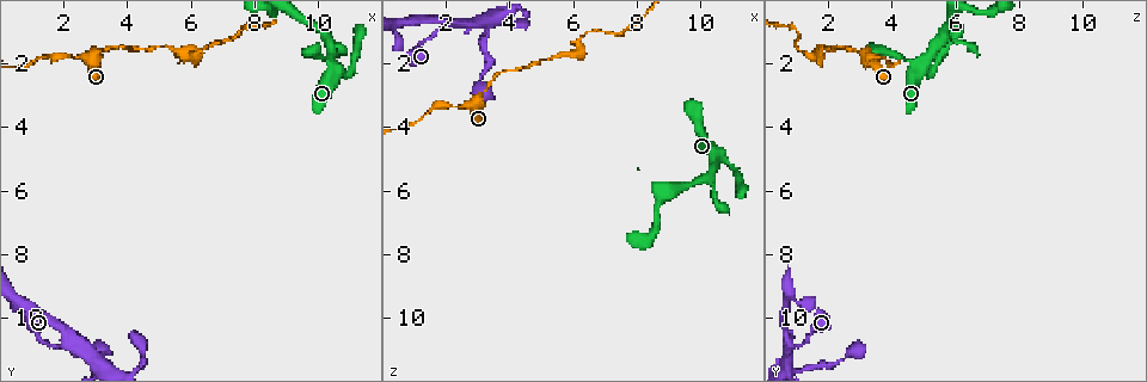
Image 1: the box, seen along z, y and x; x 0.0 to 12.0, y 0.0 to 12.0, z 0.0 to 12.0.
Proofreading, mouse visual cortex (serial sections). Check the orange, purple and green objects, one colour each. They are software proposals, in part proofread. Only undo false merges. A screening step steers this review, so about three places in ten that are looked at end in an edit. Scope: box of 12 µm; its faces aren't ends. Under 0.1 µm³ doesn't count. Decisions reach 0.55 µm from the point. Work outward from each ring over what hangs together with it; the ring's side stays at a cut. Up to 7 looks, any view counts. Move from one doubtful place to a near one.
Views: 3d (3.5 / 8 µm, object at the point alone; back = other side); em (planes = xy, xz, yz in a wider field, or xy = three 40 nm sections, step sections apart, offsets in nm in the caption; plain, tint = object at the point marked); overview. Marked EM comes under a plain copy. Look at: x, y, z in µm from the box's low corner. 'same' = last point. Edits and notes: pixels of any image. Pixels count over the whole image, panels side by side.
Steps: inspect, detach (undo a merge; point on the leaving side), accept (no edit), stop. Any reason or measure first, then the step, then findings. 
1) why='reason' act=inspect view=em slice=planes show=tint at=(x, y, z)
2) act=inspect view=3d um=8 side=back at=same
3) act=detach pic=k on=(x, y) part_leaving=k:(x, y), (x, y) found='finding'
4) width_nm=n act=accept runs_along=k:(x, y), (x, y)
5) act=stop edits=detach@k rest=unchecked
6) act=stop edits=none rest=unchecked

why='sharp bend' act=inspect view=3d um=3.5 at=(6.6, 1.4, 1.1)

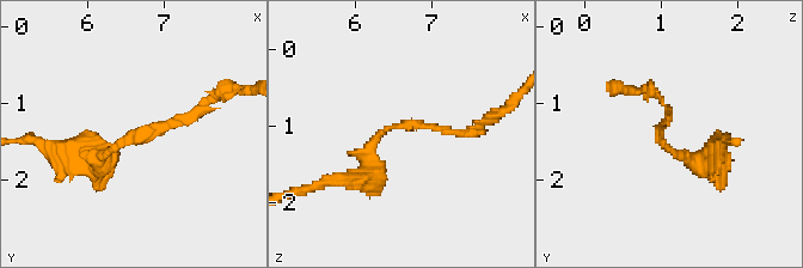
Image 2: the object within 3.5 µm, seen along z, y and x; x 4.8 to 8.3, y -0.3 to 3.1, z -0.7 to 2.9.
act=inspect view=em slice=xy step=5 show=tint at=(6.55, 1.50, 1.05)

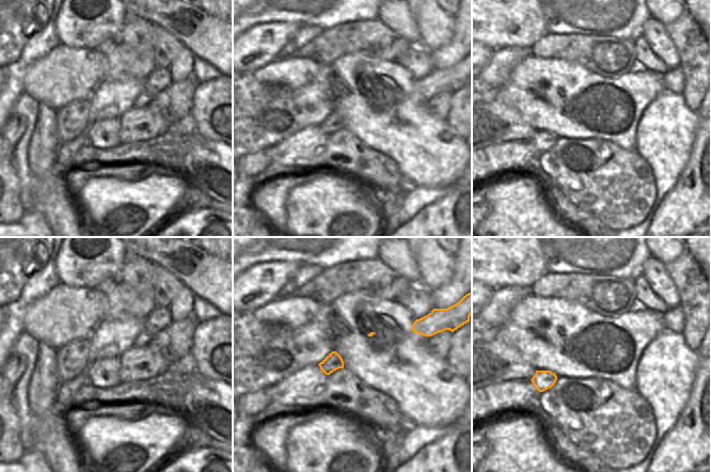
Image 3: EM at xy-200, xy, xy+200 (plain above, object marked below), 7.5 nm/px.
arm_widths_nm=100,300 act=accept runs_along=2:(357, 180), (372, 142), (393, 127), (467, 134) found='one cell here'

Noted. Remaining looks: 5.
act=inspect view=3d um=3.5 side=back at=(2.3, 1.8, 3.4)

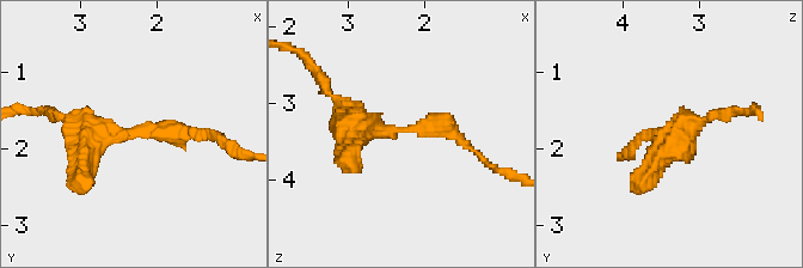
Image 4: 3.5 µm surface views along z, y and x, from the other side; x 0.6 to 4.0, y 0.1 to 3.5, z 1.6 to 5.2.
arm_widths_nm=200,300 act=inspect view=em slice=xy step=5 show=tint at=(2.30, 1.80, 3.30)

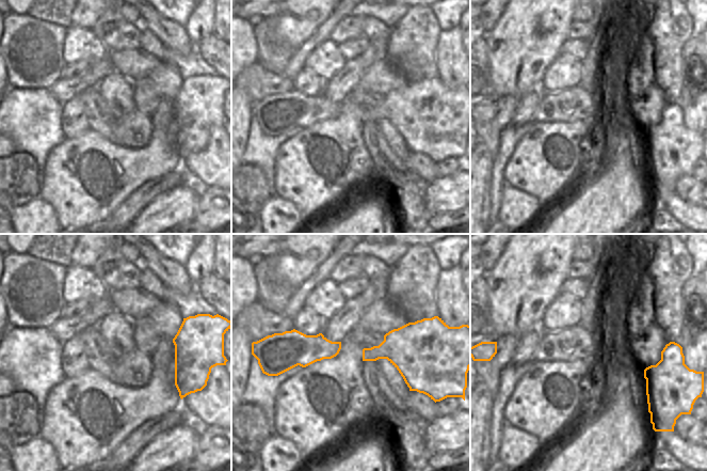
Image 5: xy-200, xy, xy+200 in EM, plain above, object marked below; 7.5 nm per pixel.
act=accept runs_along=4:(80, 163), (102, 134), (208, 129) found='one cell here'

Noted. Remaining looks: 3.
why='abrupt turn' act=inspect view=3d um=3.5 side=back at=(2.0, 10.9, 0.8)

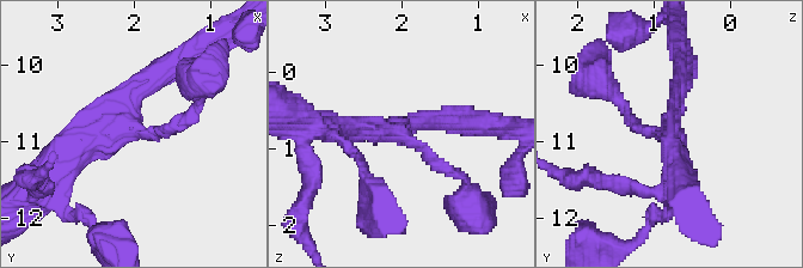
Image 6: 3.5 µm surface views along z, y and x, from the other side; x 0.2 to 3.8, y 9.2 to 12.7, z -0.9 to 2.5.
arms=3 arm_widths_nm=200,250,350 why='now the EM' act=inspect view=em slice=xy step=5 show=tint at=(2.10, 10.85, 0.80)

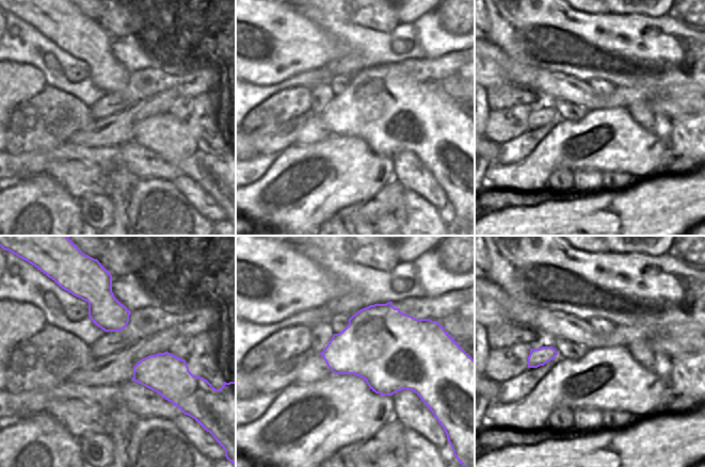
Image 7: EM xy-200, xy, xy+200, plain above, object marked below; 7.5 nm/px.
act=accept runs_along=6:(189, 116), (164, 132), (112, 128), (57, 168) found='continuous, no second cell'

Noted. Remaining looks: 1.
act=stop edits=none rest=unchecked

